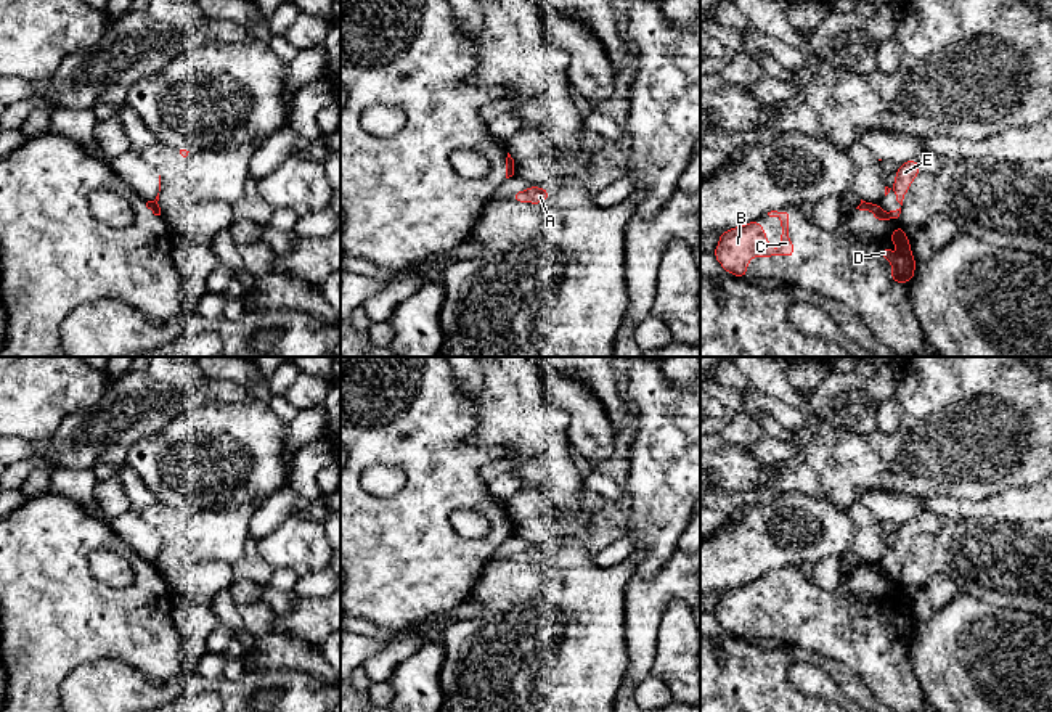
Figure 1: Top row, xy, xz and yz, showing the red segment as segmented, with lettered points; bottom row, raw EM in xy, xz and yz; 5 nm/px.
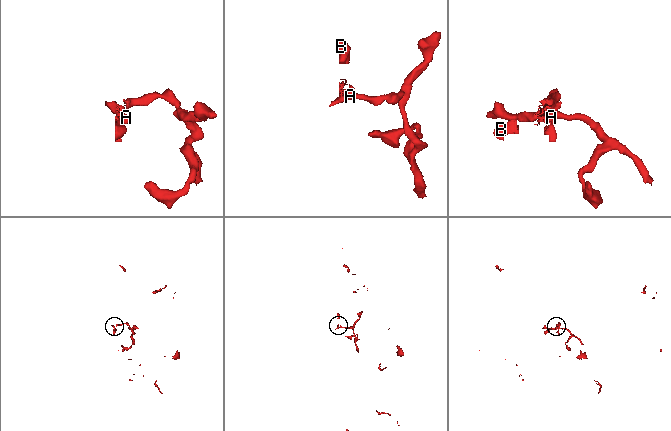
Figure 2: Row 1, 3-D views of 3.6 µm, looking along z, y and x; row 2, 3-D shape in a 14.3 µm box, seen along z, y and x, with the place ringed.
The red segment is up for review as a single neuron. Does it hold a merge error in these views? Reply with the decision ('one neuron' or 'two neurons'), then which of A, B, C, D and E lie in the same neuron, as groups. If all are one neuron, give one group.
two neurons | A E / B C D

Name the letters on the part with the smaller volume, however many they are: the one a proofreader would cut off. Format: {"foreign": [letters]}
{"foreign": ["B", "C", "D"]}

